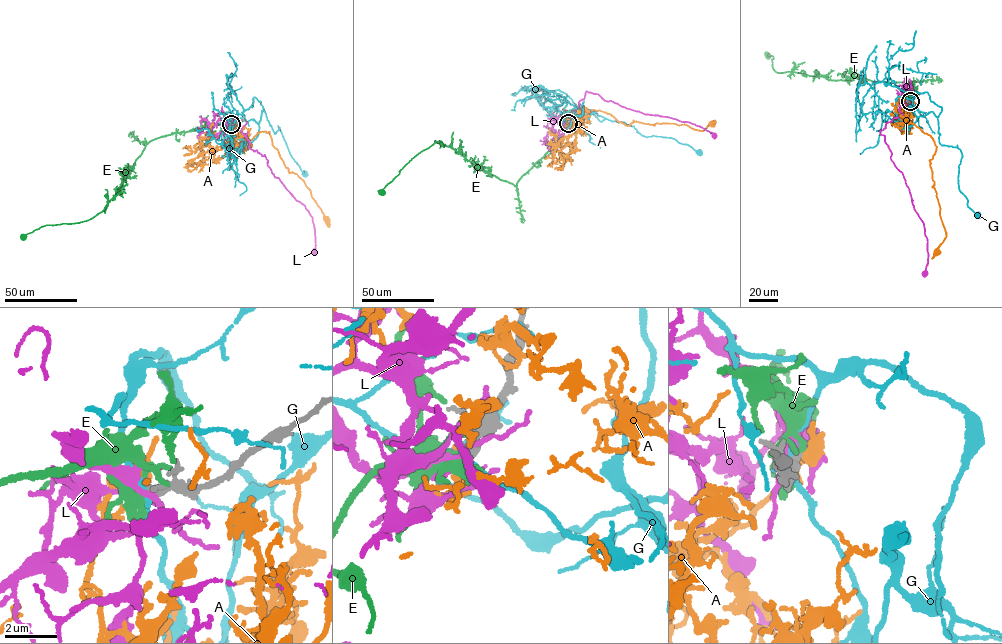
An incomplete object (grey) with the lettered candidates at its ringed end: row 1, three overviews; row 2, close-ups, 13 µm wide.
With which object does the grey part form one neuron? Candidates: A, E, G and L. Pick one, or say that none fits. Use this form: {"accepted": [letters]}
{"accepted": ["A"]}

